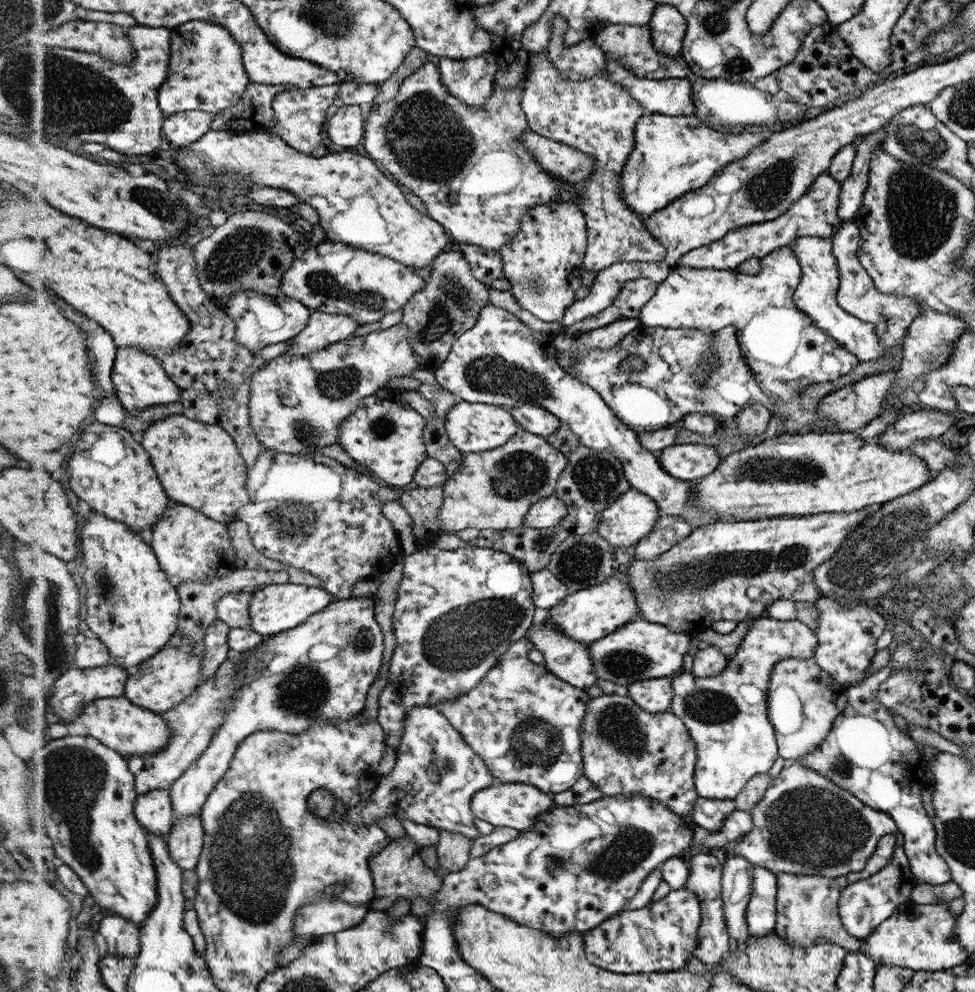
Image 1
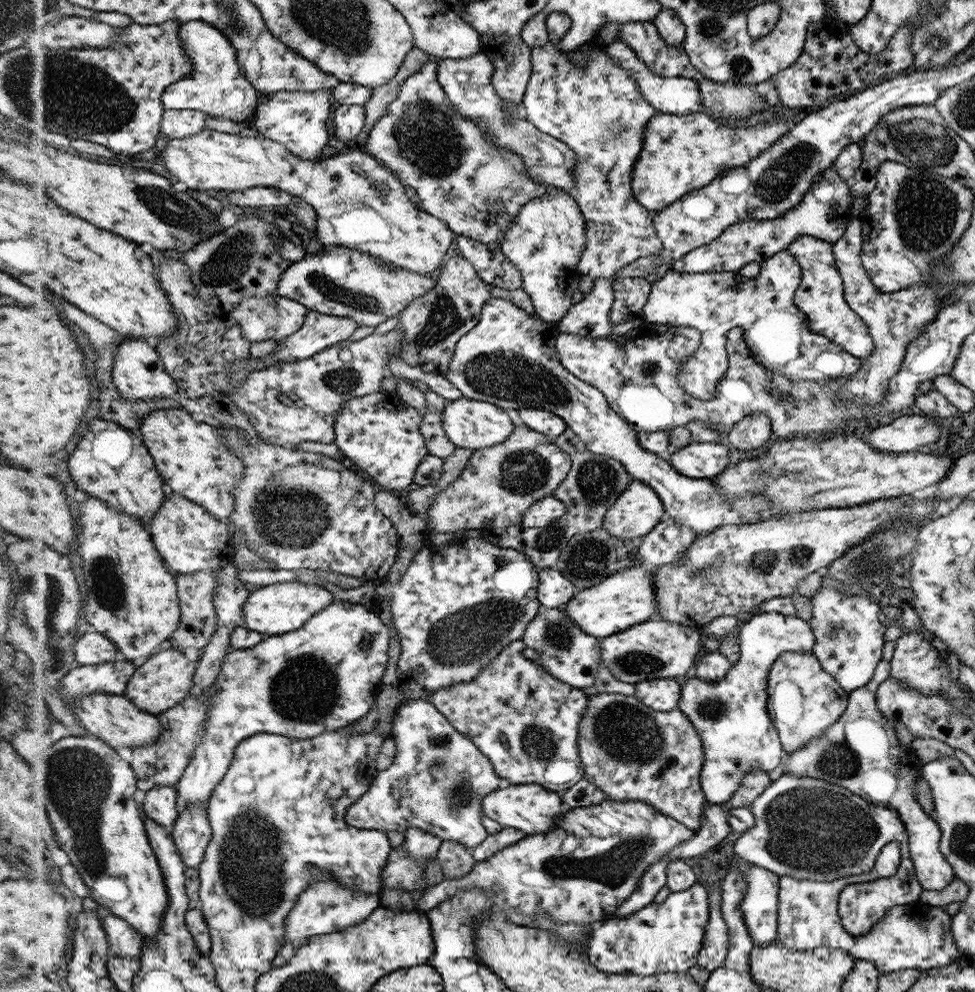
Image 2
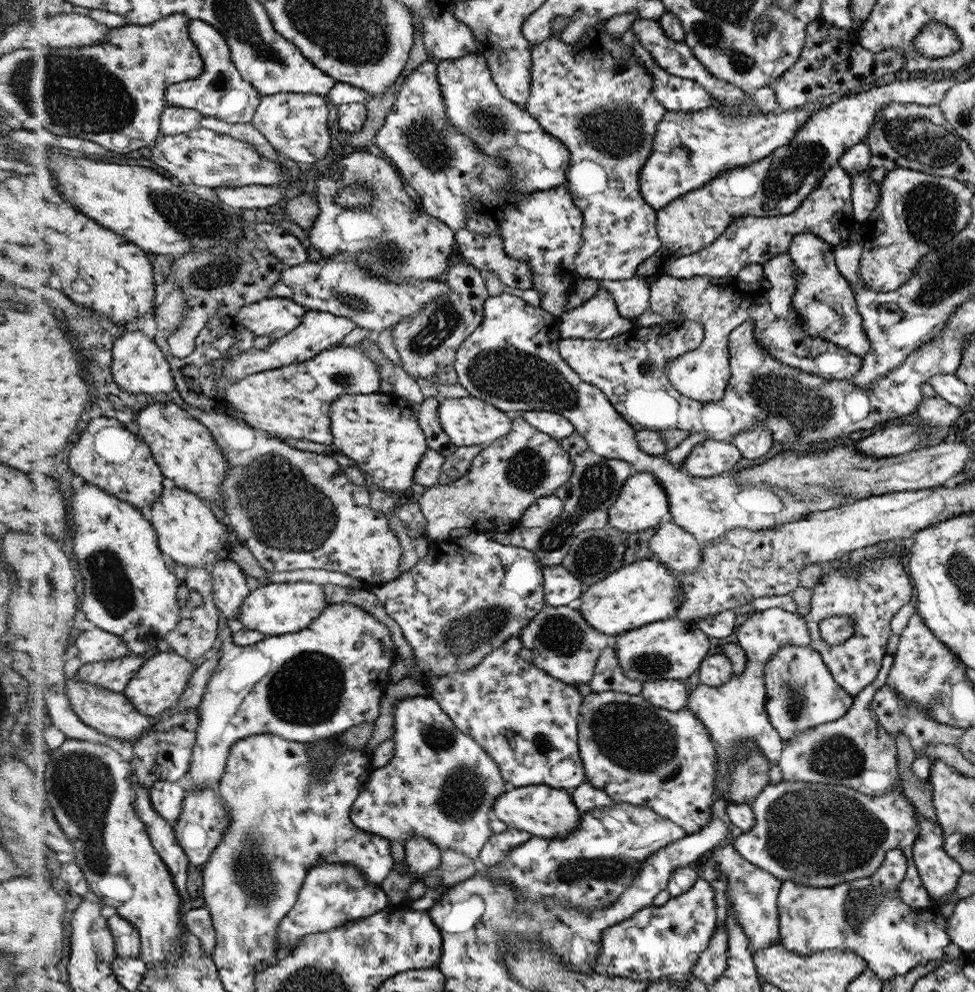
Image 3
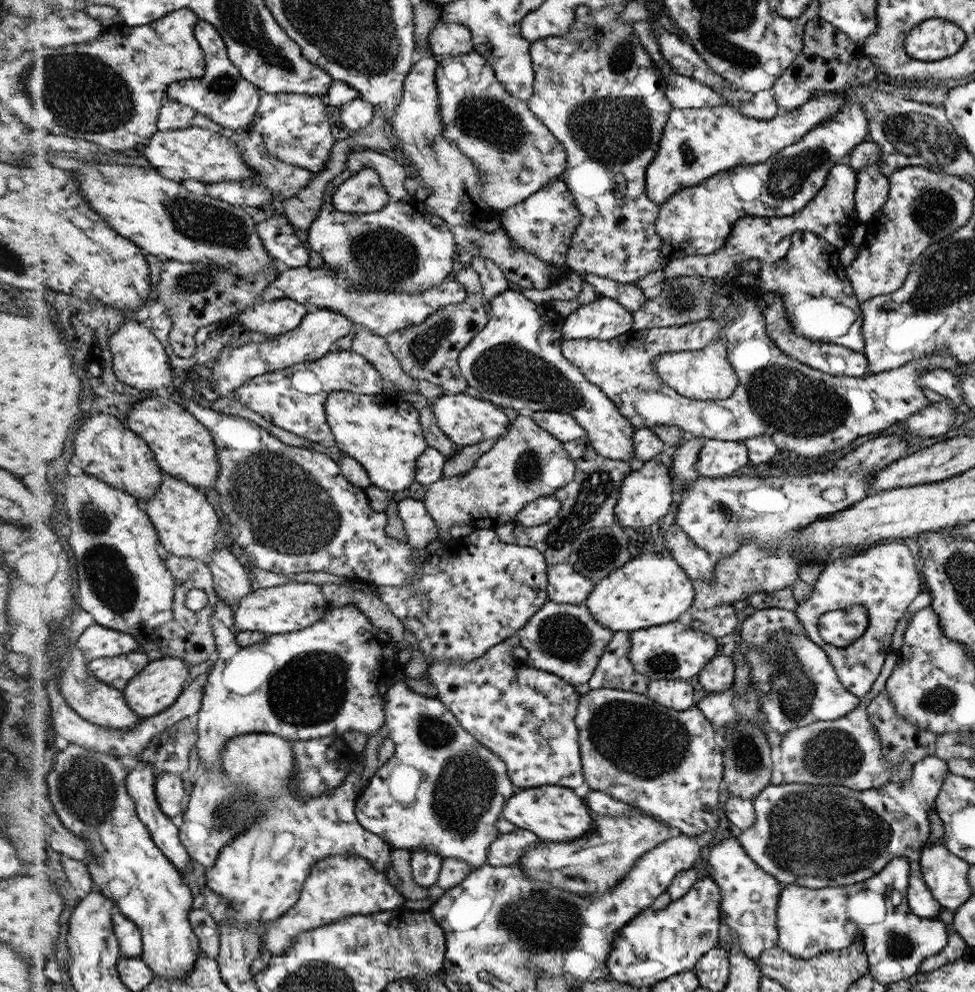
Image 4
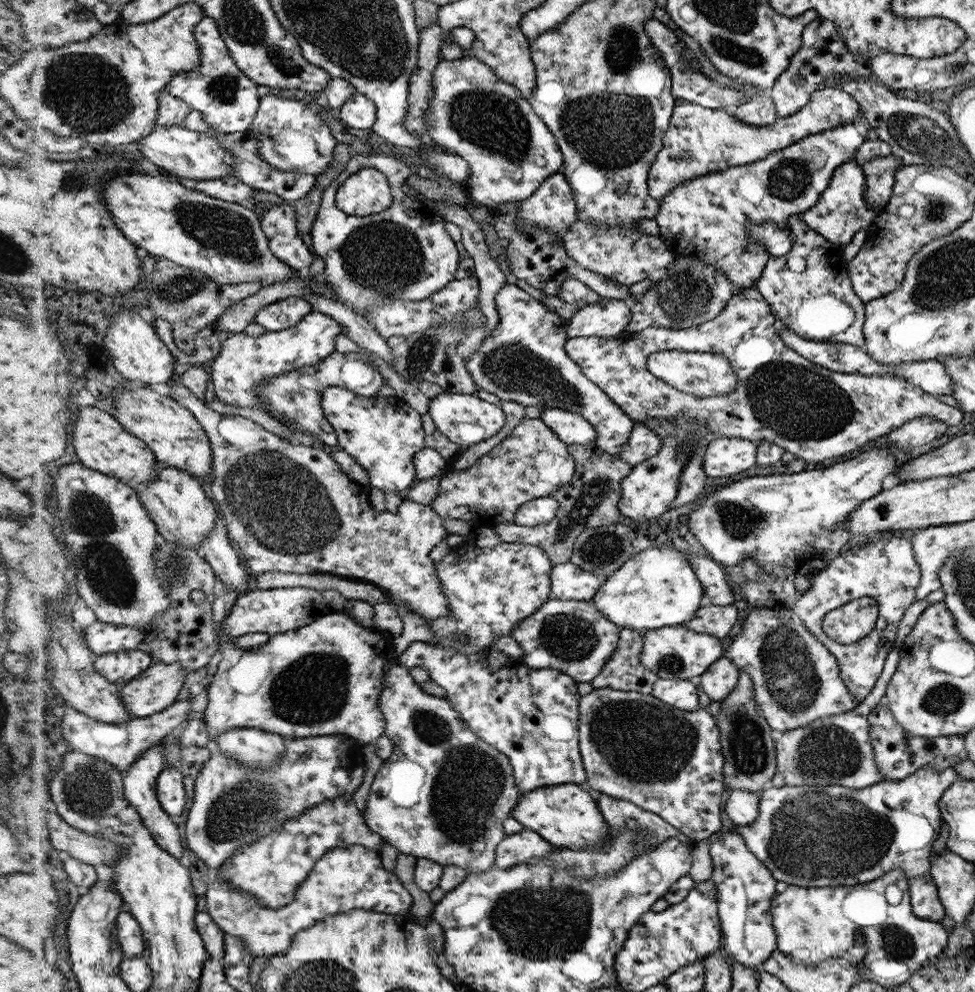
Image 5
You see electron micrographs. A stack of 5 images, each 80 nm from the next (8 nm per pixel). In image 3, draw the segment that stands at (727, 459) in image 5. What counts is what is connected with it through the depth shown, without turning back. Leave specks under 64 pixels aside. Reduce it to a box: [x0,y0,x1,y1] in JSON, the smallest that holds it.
[683,438,741,478]

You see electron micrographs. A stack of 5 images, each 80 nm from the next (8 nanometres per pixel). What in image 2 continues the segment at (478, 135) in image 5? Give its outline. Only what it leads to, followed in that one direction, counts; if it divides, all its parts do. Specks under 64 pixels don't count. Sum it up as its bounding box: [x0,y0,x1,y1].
[437,53,578,191]

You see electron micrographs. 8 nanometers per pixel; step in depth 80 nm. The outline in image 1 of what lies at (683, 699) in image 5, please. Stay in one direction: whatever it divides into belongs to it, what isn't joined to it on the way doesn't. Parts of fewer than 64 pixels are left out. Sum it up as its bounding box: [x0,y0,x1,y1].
[627,678,672,713]

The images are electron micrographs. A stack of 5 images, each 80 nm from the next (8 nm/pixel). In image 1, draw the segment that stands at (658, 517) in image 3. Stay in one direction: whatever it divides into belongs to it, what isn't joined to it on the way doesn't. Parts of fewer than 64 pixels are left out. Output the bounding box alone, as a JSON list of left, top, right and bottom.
[596,486,659,546]

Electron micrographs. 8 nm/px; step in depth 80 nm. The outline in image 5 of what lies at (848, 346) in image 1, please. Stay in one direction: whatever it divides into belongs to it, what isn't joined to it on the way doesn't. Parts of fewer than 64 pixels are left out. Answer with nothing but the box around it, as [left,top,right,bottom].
[754,214,865,347]

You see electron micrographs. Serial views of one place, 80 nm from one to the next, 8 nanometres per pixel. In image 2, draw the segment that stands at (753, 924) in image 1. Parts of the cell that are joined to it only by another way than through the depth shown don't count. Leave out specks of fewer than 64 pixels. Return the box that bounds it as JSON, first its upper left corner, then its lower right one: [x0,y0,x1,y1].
[728,859,780,947]

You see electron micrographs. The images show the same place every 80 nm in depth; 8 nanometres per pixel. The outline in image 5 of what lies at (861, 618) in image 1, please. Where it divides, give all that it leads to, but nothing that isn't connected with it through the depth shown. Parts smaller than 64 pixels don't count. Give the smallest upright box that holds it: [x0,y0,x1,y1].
[791,533,921,702]

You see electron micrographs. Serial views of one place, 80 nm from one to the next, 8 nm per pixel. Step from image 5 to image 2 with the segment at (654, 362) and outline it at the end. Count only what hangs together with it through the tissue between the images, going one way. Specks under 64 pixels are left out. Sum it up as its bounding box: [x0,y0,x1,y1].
[644,250,861,400]

